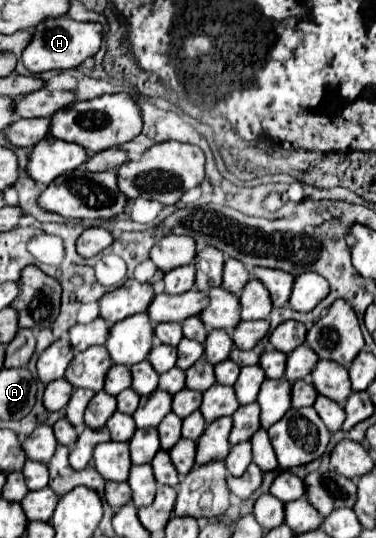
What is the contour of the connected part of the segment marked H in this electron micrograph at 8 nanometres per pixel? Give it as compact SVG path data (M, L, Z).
M69 16L47 18L29 30L31 40L23 48L21 62L31 70L31 74L41 74L47 70L69 70L83 64L85 58L93 56L103 40L103 26L97 22L77 22Z

